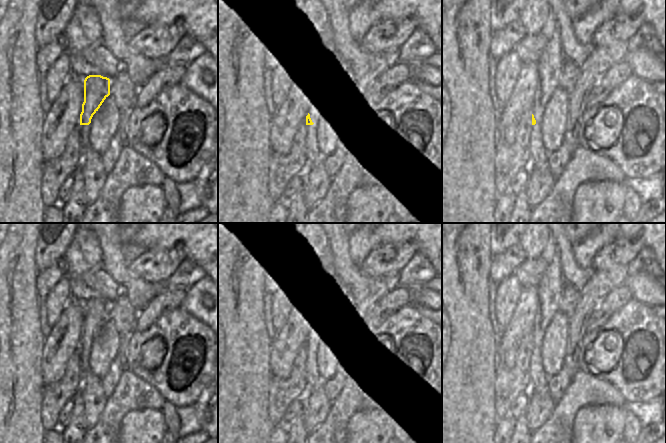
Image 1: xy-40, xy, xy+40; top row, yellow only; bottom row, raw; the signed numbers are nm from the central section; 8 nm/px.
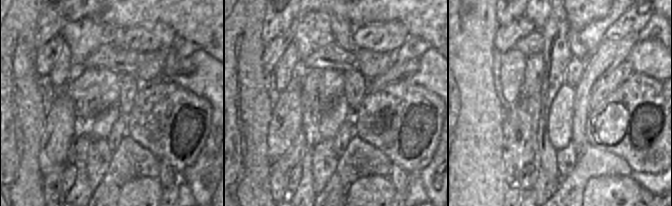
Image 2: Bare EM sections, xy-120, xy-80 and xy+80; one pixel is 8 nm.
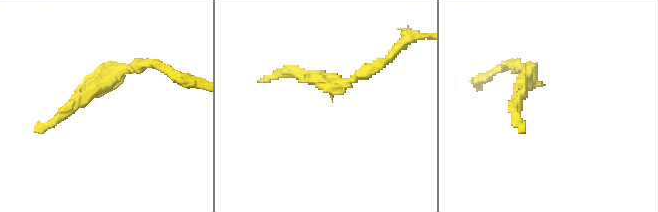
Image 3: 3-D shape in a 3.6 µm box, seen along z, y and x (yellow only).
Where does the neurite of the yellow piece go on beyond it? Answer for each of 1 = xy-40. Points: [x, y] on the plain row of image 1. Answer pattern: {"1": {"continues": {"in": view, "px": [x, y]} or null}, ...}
{"1": {"continues": null}}

